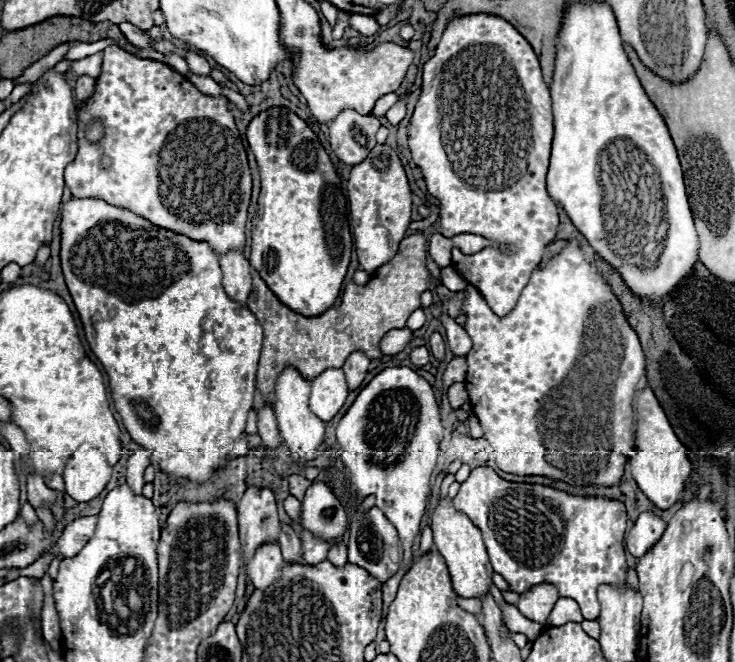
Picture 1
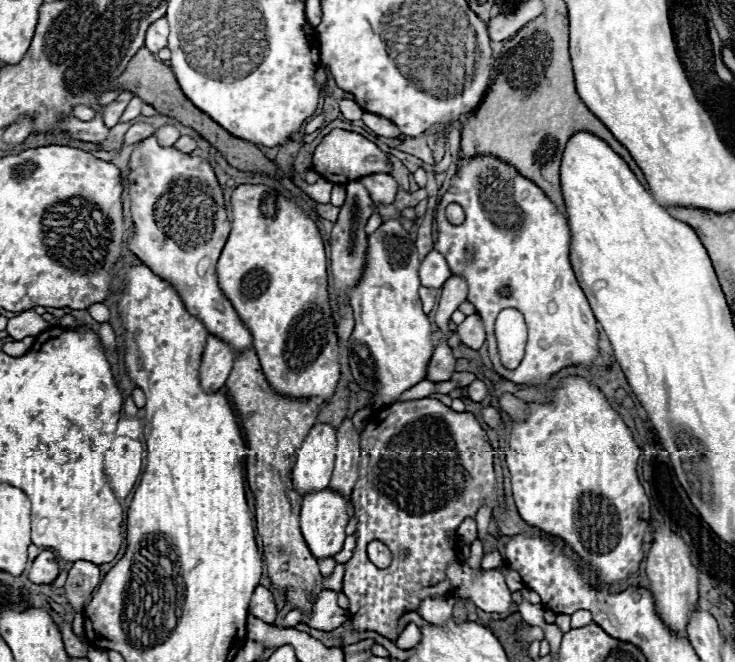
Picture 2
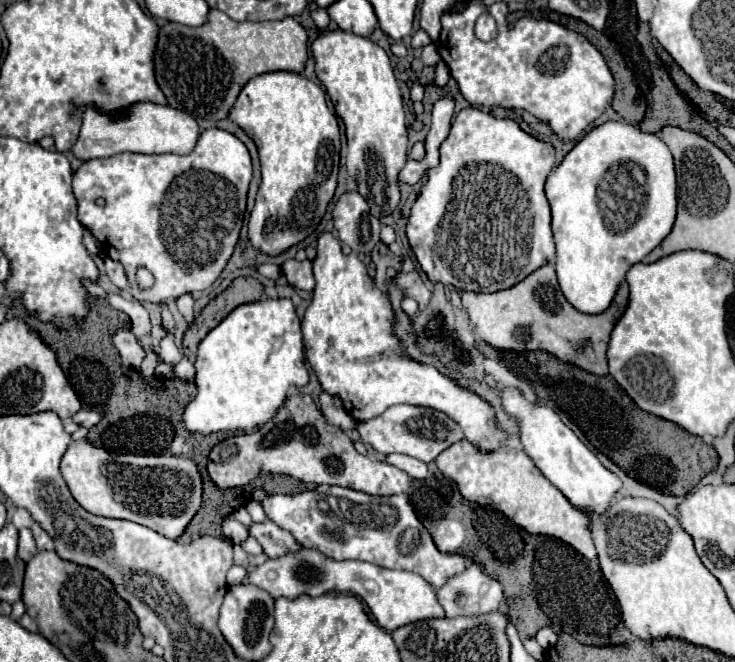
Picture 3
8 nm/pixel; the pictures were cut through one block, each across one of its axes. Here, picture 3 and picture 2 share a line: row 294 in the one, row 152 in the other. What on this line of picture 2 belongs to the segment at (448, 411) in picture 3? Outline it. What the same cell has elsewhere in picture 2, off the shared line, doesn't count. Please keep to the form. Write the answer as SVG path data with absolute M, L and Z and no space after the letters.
M340 128L330 130L320 140L320 144L314 150L312 168L320 176L324 176L328 182L334 182L334 184L346 184L350 180L356 180L356 178L362 178L368 174L390 174L392 172L392 164L390 164L386 152L382 152L374 142L366 140L364 136L360 136L356 132L340 130Z

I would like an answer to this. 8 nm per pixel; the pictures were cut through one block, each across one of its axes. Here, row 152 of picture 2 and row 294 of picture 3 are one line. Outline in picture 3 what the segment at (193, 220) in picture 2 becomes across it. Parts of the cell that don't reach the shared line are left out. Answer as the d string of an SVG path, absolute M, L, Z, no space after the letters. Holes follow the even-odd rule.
M210 128L200 134L196 148L188 156L144 156L120 152L108 158L88 160L76 170L72 192L78 202L78 222L96 236L102 250L112 260L120 260L124 264L130 294L140 302L164 304L166 300L176 300L182 294L210 288L222 274L240 238L250 180L252 162L248 148L234 134ZM100 196L106 198L106 206L96 204L96 198ZM138 266L144 266L154 274L156 282L150 290L140 290L136 286L134 274Z

